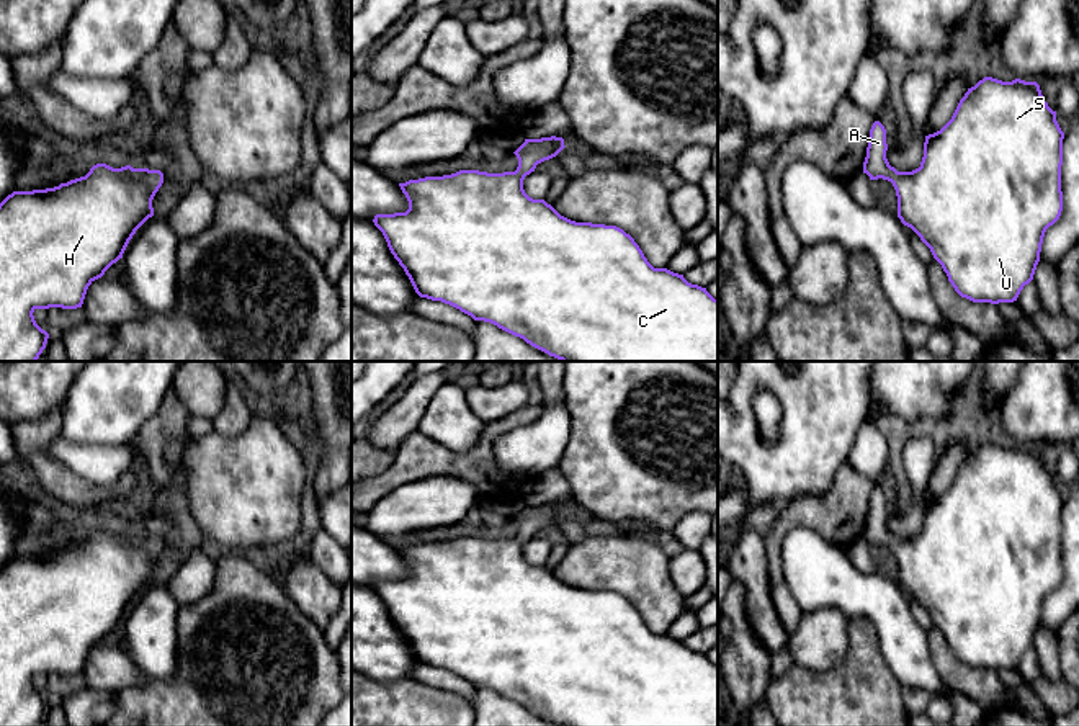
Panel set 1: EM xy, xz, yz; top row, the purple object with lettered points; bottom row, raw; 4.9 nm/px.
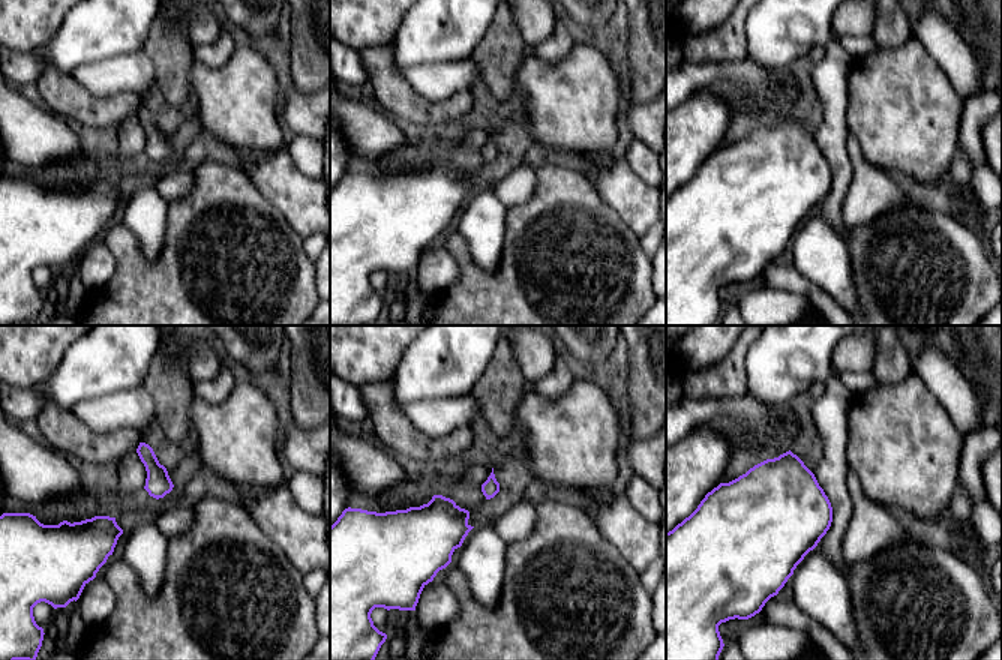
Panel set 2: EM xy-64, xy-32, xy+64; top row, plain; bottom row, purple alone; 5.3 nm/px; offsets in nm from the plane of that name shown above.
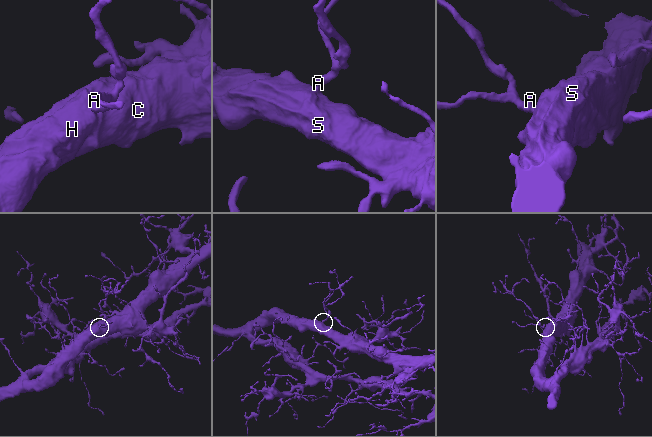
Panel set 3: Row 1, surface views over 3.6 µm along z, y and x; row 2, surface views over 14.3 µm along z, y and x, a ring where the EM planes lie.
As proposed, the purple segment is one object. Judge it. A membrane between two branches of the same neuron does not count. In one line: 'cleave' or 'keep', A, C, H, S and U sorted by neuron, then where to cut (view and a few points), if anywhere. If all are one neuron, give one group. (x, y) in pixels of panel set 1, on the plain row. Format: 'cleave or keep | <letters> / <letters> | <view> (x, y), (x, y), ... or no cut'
keep | A C H S U | no cut

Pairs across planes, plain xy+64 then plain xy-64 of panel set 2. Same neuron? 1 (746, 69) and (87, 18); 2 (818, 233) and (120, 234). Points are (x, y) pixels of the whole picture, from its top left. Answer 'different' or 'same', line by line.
1: different
2: different

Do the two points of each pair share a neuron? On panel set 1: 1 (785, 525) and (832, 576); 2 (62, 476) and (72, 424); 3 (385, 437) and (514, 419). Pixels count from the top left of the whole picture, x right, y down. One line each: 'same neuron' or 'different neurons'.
1: different neurons
2: different neurons
3: different neurons

